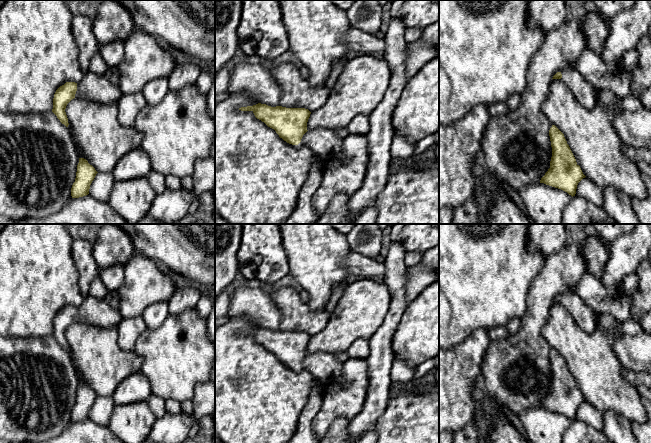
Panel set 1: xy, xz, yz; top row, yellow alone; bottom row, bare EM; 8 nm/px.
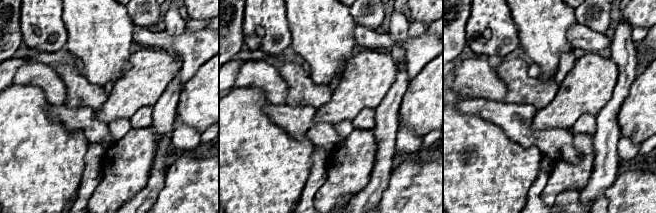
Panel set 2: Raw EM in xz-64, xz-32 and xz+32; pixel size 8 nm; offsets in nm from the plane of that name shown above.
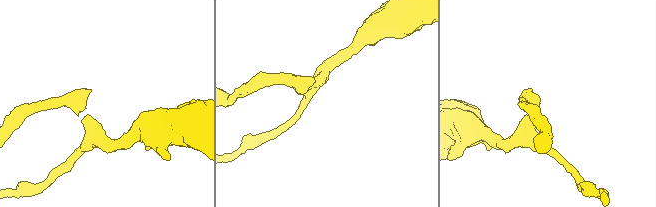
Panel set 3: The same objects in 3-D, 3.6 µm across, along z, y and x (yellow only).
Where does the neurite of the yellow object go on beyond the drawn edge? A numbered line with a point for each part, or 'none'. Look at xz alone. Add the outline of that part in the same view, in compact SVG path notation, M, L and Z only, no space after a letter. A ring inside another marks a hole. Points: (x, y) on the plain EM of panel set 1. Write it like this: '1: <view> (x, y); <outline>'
1: xz (326, 367); M329 353L308 354L299 368L308 371L313 378L319 379L323 385L333 380L343 381L343 363Z

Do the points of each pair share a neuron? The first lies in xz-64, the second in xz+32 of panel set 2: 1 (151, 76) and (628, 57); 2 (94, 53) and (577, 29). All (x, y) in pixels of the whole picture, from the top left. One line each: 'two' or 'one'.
1: two
2: two

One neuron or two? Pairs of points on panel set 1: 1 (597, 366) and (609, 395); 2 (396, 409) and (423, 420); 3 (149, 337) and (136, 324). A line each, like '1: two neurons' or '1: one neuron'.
1: one neuron
2: one neuron
3: two neurons

